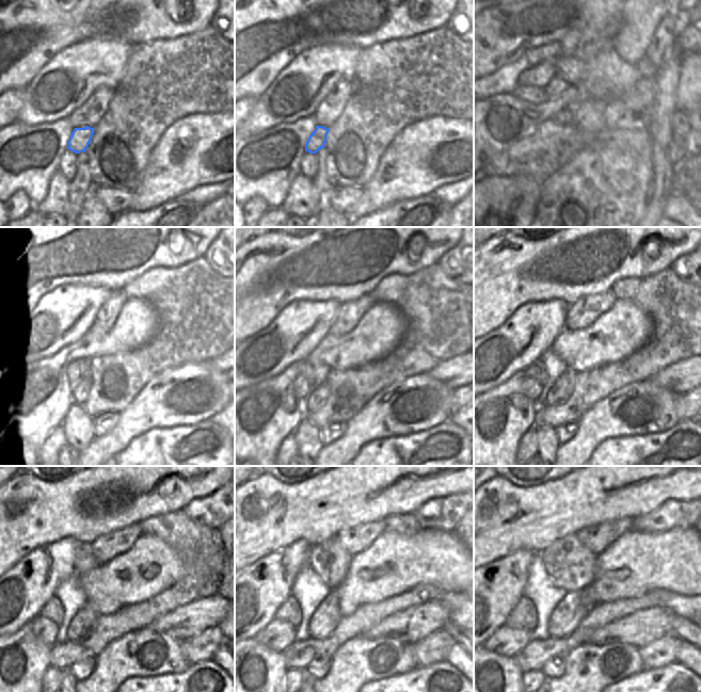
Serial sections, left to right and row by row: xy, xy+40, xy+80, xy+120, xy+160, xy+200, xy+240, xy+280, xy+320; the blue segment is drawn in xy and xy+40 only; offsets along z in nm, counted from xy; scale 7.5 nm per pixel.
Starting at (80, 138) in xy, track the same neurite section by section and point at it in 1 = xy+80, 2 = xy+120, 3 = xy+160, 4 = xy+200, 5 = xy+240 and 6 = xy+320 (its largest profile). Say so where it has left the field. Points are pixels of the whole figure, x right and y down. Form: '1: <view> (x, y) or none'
1: xy+80 (556, 138)
2: xy+120 (78, 370)
3: xy+160 (301, 386)
4: xy+200 (532, 389)
5: xy+240 (45, 630)
6: xy+320 (506, 641)

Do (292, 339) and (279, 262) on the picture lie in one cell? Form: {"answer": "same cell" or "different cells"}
{"answer": "different cells"}

